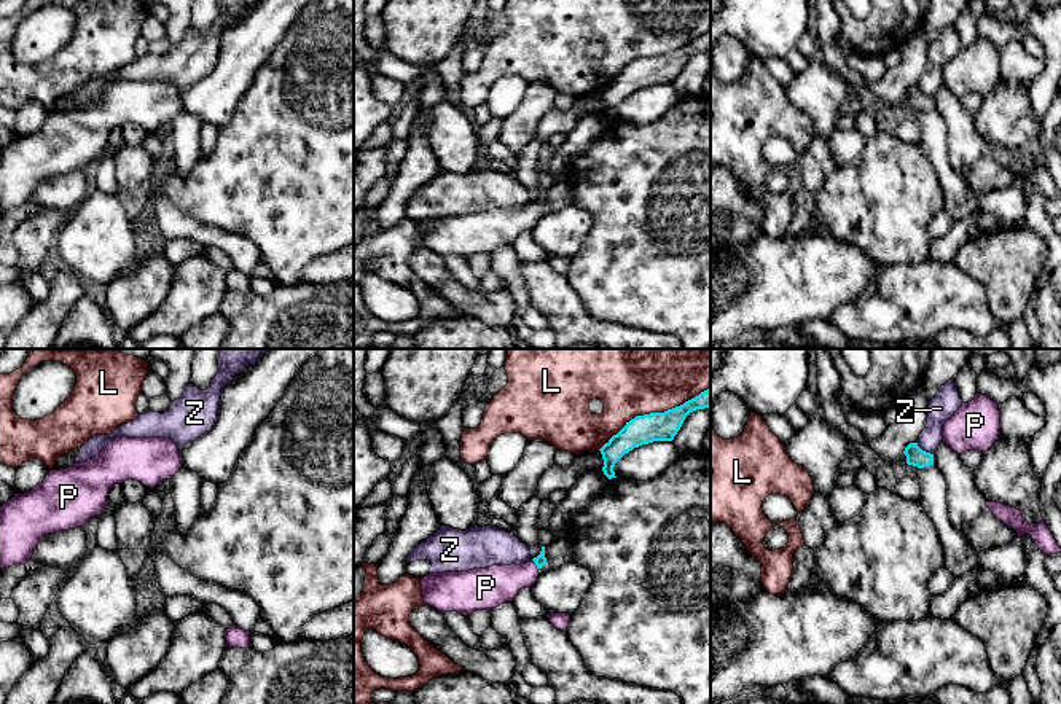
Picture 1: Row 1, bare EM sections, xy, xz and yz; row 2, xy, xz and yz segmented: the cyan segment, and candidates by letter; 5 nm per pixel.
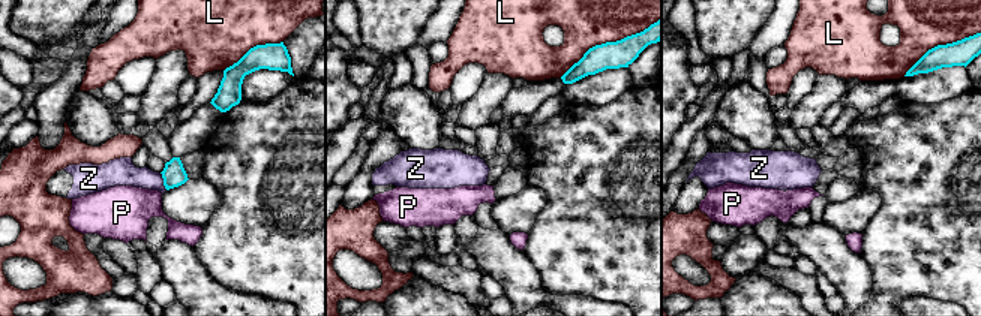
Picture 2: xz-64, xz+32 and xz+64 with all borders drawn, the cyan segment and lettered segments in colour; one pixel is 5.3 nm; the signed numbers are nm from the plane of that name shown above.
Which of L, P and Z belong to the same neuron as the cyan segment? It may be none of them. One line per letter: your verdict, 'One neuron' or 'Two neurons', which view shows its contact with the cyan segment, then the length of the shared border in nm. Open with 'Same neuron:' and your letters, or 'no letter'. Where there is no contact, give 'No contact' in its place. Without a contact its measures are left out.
Same neuron: P
L: Two neurons. Touches cyan in xz. Shared border 650 nm
P: One neuron. Touches cyan in xz. Shared border 60 nm
Z: Two neurons. Touches cyan in yz. Shared border 110 nm

